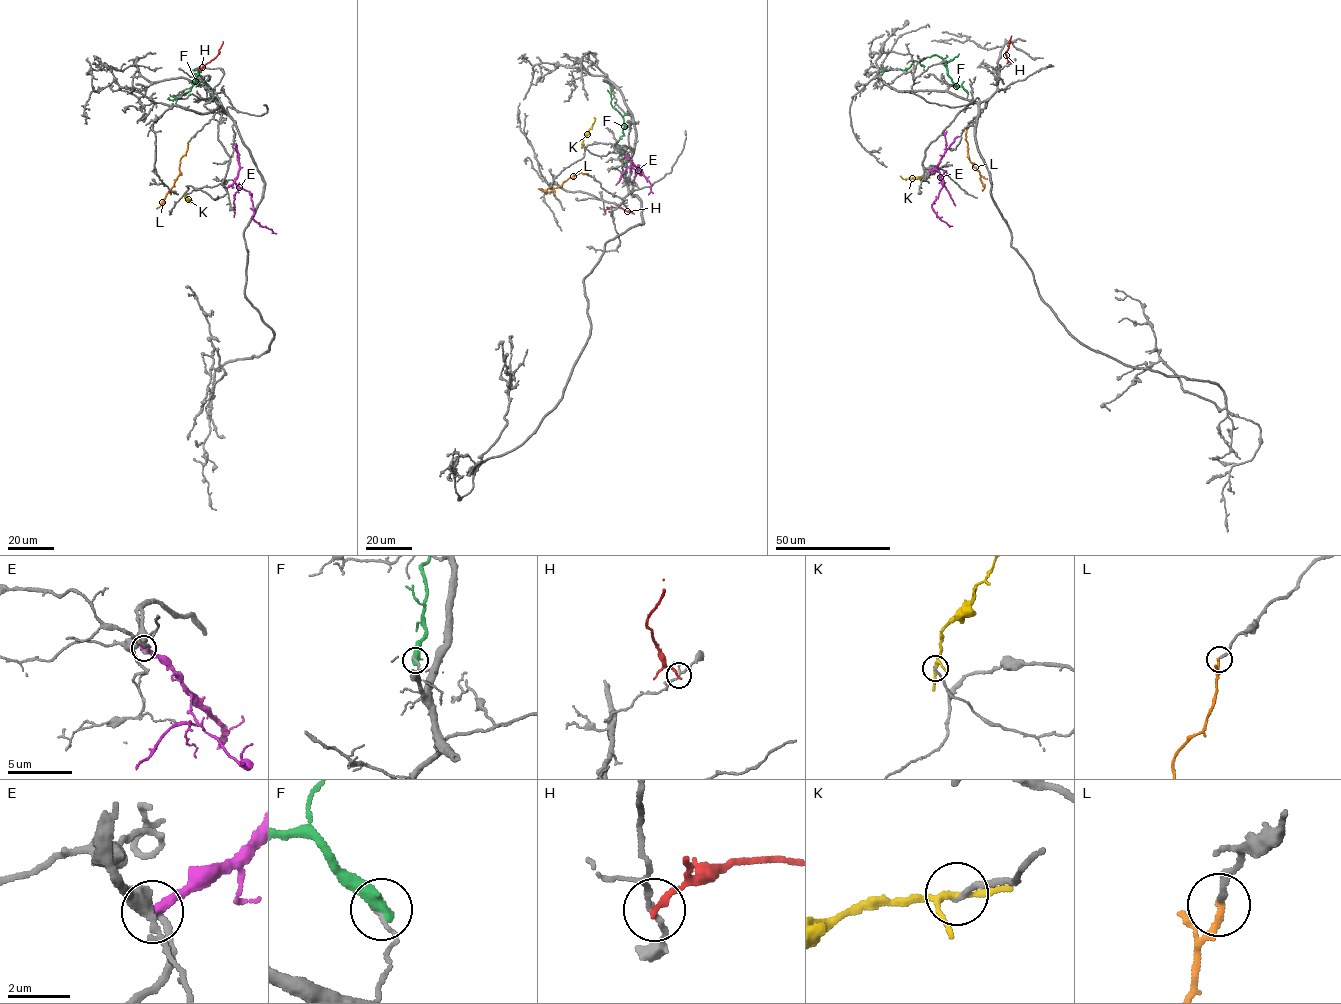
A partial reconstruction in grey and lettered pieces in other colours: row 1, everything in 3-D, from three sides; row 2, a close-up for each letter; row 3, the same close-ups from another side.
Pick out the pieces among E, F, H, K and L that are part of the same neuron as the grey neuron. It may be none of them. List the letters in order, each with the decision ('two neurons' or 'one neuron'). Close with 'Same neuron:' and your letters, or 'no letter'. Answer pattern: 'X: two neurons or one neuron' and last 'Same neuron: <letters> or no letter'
E: two neurons
F: two neurons
H: two neurons
K: two neurons
L: one neuron
Same neuron: L

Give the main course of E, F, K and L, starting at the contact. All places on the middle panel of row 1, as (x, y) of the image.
E: (622, 154), (640, 175), (642, 170), (650, 184), (648, 194)
F: (624, 177), (628, 155), (616, 143), (623, 134), (623, 117), (611, 105), (611, 85), (603, 80)
K: (582, 143), (594, 117)
L: (588, 175), (580, 173), (557, 187), (544, 191), (538, 188)

